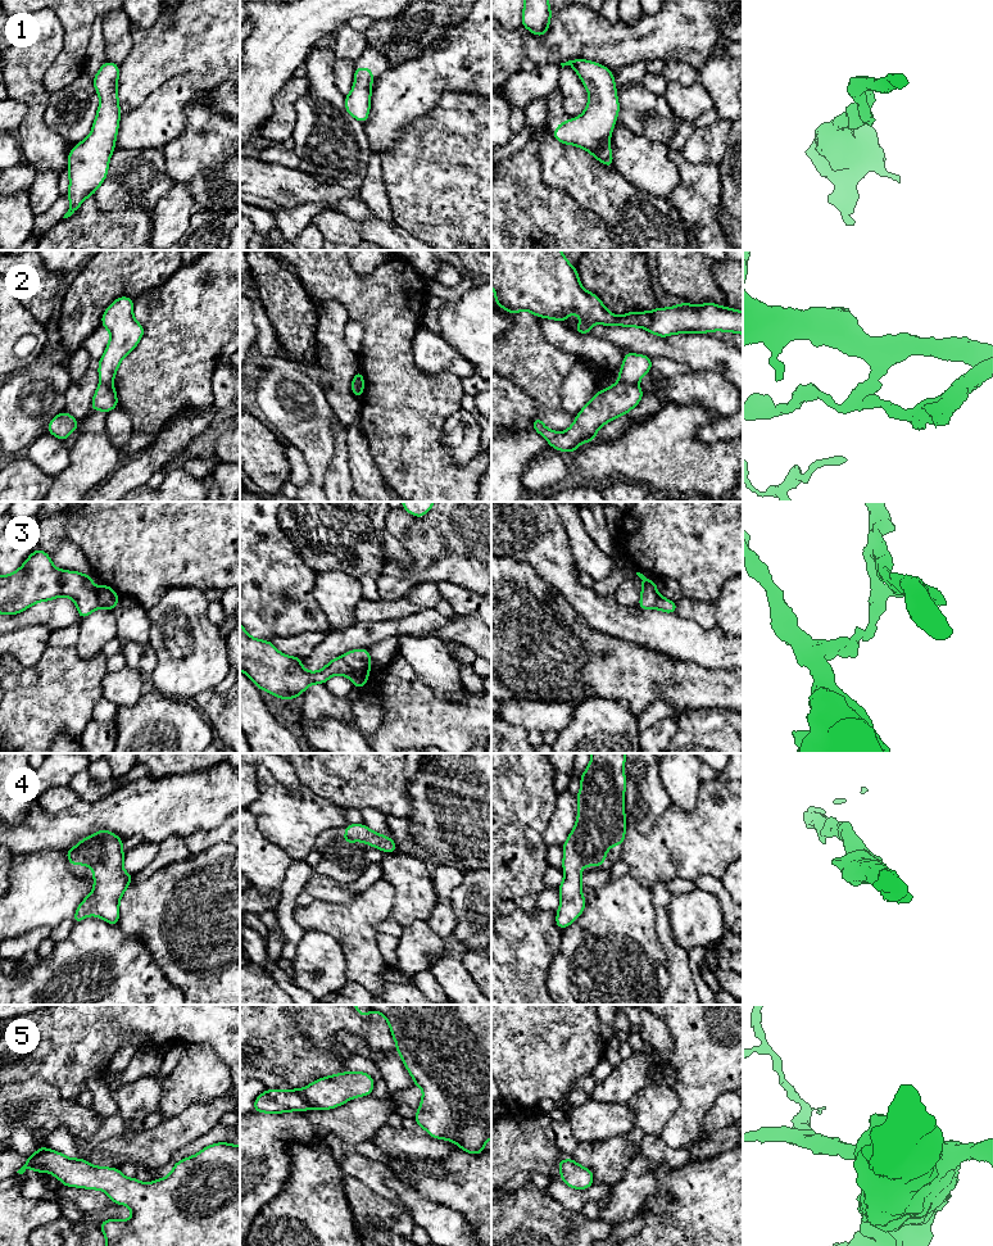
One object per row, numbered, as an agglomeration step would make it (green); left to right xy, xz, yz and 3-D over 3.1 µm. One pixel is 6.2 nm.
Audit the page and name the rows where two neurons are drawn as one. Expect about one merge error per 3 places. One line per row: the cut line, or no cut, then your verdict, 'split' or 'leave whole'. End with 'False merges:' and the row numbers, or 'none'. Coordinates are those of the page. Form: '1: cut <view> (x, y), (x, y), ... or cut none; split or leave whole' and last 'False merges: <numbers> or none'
1: cut none; leave whole
2: cut yz (620, 379), (636, 385); split
3: cut xz (340, 657), (350, 666), (368, 671); split
4: cut none; leave whole
5: cut none; leave whole
False merges: 2, 3

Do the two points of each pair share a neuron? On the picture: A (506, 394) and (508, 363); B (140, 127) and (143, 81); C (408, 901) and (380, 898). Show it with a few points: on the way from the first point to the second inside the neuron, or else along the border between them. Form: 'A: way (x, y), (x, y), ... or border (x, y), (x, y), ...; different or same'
A: border (504, 376), (530, 398); different
B: border (164, 84), (155, 87), (139, 105), (132, 108); different
C: border (381, 878), (395, 892), (391, 915); different

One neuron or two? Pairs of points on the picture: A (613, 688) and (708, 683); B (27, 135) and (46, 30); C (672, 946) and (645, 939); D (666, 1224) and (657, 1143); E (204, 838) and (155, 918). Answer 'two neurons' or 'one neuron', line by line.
A: one neuron
B: one neuron
C: two neurons
D: one neuron
E: two neurons

